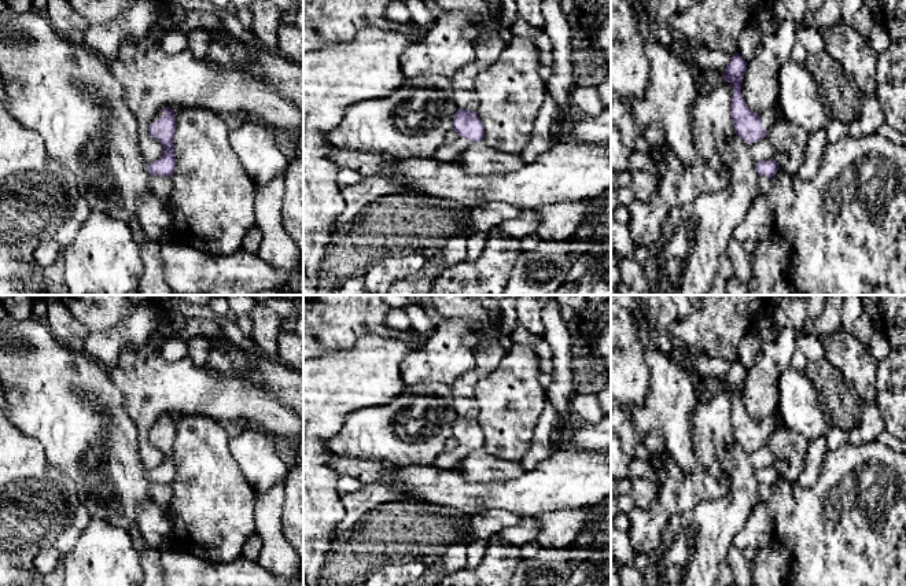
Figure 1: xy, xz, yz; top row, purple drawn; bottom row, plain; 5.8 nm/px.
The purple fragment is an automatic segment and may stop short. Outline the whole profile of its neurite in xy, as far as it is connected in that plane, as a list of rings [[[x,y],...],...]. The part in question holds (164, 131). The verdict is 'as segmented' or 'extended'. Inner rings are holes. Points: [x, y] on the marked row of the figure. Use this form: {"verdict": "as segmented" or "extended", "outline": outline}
{"verdict": "extended", "outline": [[[170,107],[159,110],[151,117],[148,132],[152,139],[158,140],[163,147],[163,154],[159,159],[147,163],[147,172],[151,176],[172,177],[176,169],[174,154],[174,132],[176,114]]]}

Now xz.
{"verdict": "extended", "outline": [[[458,108],[453,115],[453,129],[457,139],[453,143],[445,143],[434,154],[434,159],[441,162],[456,162],[457,156],[472,143],[482,141],[485,126],[476,111]]]}

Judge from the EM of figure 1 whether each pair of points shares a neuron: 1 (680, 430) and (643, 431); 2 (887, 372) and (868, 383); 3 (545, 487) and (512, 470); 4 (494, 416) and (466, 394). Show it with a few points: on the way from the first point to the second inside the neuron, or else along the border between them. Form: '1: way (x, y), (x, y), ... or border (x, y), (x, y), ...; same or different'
1: way (670, 424), (652, 424); same
2: border (877, 361), (877, 400), (875, 402); different
3: border (525, 471), (509, 479), (489, 482); different
4: border (492, 369), (477, 384), (474, 397); different

